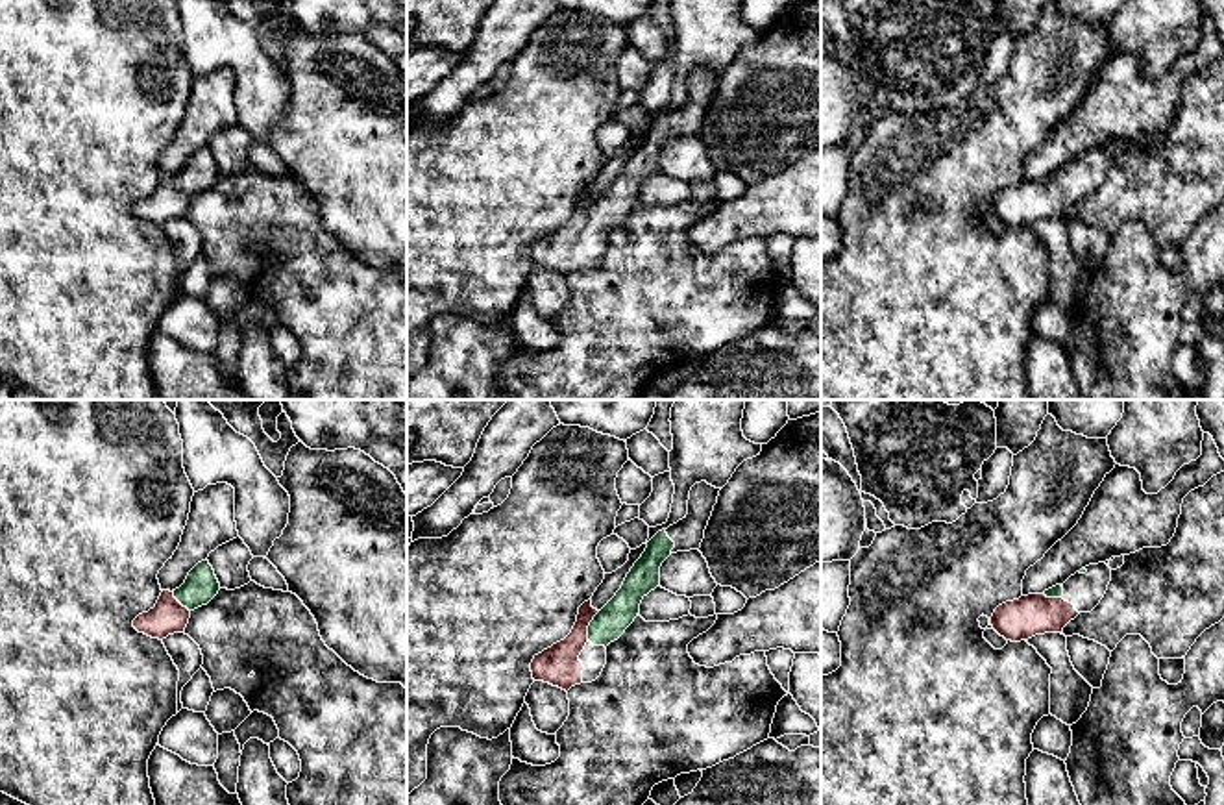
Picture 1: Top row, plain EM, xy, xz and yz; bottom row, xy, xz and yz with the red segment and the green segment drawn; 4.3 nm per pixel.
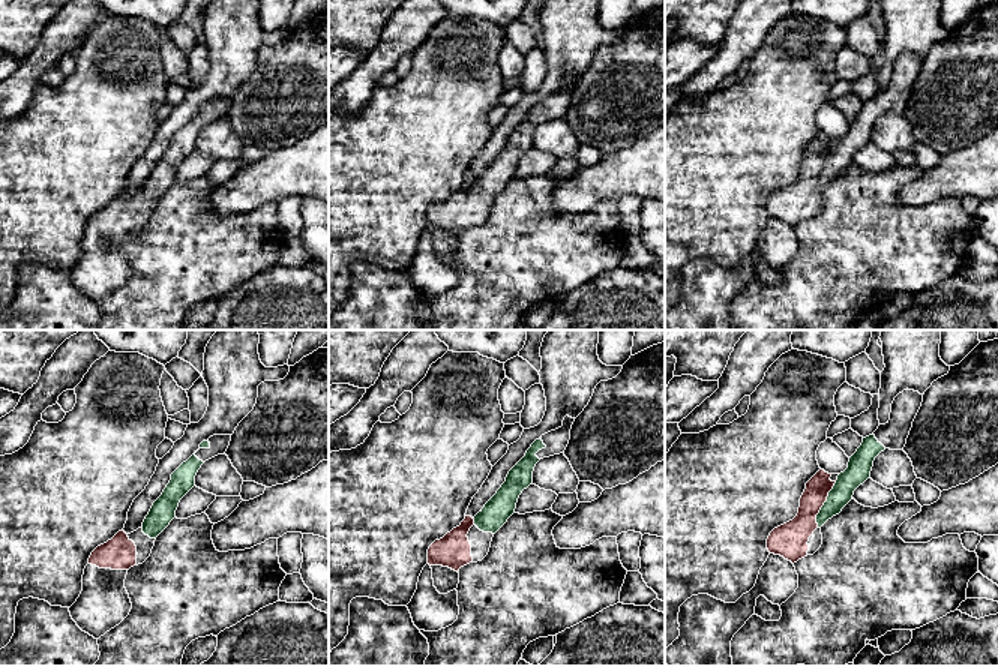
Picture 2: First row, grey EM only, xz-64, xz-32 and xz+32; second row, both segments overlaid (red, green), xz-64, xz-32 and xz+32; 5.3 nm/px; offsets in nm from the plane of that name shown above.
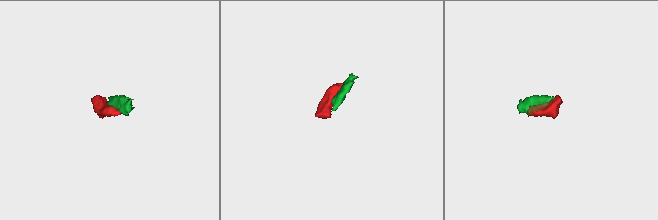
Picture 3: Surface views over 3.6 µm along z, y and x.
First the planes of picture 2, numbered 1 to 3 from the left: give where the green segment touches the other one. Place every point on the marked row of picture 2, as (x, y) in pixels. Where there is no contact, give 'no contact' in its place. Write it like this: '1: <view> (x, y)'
1: no contact
2: xz-32 (473, 522)
3: xz+32 (823, 504)

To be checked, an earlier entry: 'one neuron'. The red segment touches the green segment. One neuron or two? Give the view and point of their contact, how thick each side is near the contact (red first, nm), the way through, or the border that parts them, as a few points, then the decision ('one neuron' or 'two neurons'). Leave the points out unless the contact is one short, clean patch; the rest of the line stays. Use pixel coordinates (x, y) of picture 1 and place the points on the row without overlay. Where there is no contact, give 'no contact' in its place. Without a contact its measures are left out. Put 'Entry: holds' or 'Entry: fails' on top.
Entry: holds
xz (588, 210) | 180/150 nm | across xz (559, 250), (588, 210), (609, 210) | one neuron

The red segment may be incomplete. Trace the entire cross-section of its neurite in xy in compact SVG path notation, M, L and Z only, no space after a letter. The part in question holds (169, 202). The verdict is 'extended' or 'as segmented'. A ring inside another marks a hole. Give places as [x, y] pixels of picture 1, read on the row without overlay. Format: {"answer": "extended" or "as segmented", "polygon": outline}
{"answer": "extended", "polygon": "M209 146L198 148L187 161L185 168L176 176L163 176L155 192L139 200L133 213L152 224L166 224L183 218L190 198L207 191L220 176Z"}

